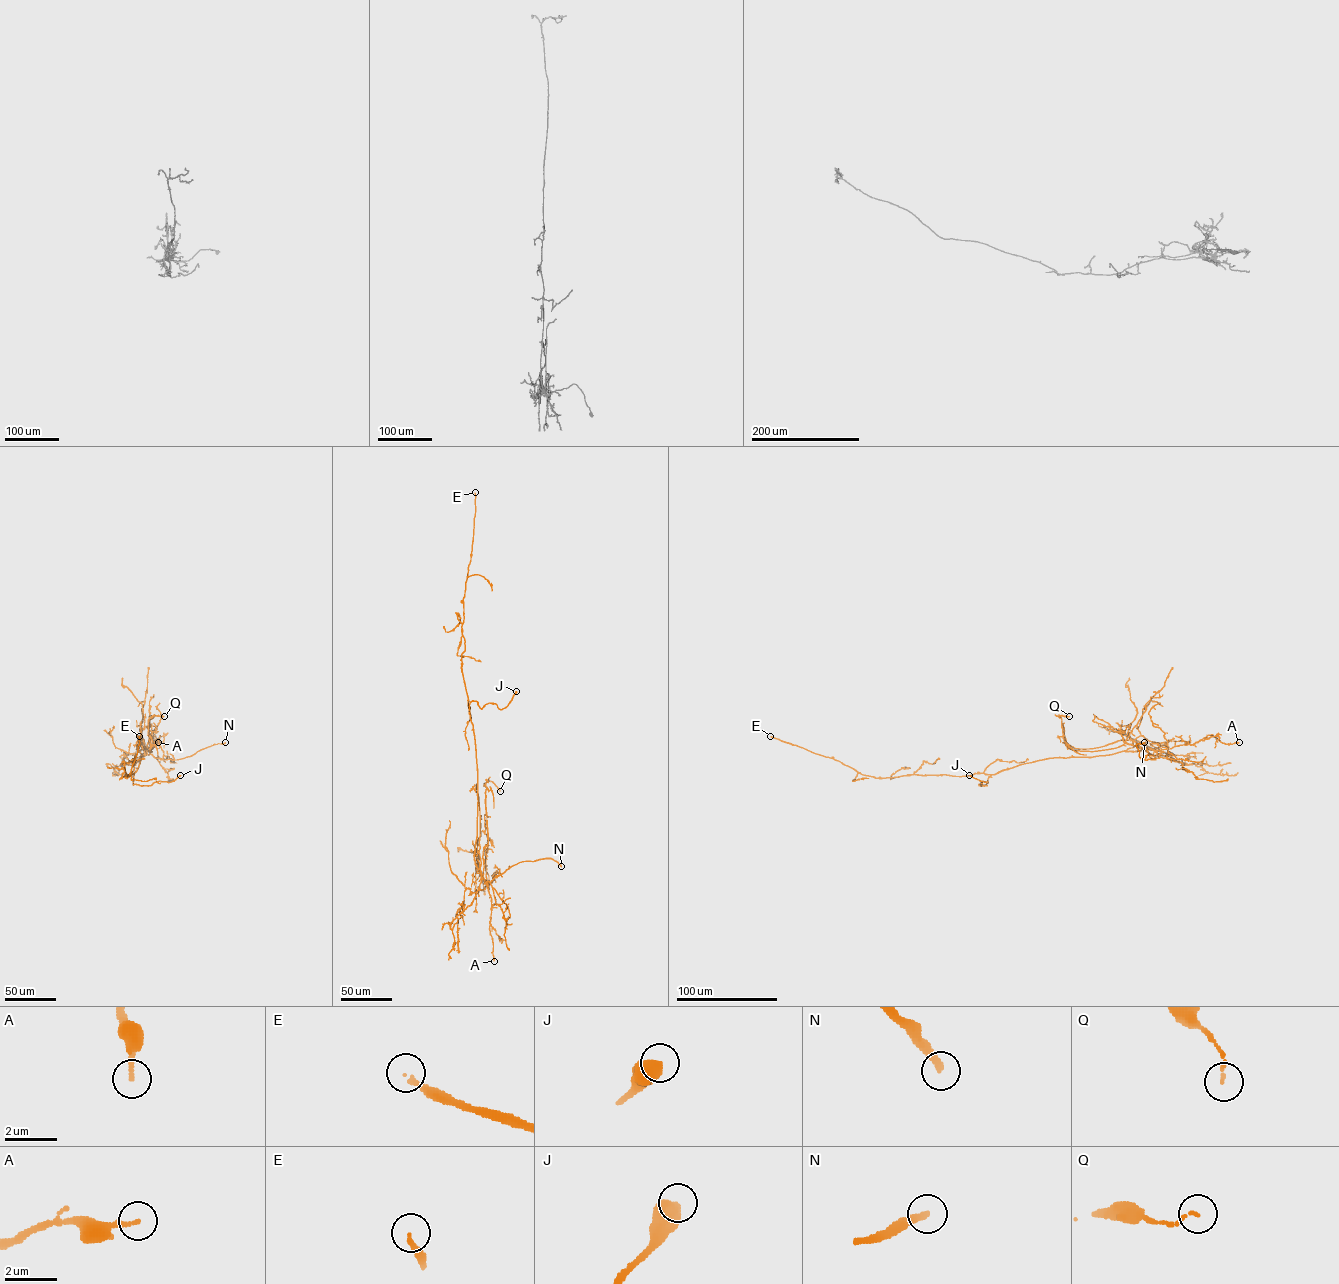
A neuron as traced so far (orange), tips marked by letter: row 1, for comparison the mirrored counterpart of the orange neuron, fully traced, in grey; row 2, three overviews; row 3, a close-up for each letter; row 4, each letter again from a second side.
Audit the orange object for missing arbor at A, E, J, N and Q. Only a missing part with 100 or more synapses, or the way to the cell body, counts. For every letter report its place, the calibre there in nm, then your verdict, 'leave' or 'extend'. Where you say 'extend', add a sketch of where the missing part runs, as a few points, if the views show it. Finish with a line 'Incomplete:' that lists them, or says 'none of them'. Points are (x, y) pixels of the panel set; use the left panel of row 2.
A: at (158, 742); 190 nm thick; leave
E: at (139, 736); 170 nm thick; extend; missing branch runs (139, 736), (141, 722), (133, 711), (129, 640), (121, 613), (116, 608), (129, 607), (165, 574)
J: at (180, 775); 600 nm thick; leave
N: at (225, 742); 280 nm thick; extend; missing branch runs (225, 742), (240, 748), (239, 761)
Q: at (164, 716); 100 nm thick; leave
Incomplete: E, N

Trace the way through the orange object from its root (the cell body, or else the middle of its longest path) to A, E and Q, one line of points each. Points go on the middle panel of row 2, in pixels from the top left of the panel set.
A: (476, 751), (478, 805), (474, 857), (491, 898), (489, 929), (494, 961)
E: (476, 751), (461, 660), (465, 650), (463, 597), (472, 549), (475, 492)
Q: (476, 751), (478, 805), (474, 857), (482, 878), (483, 847), (488, 842), (484, 783), (491, 781), (500, 791)

